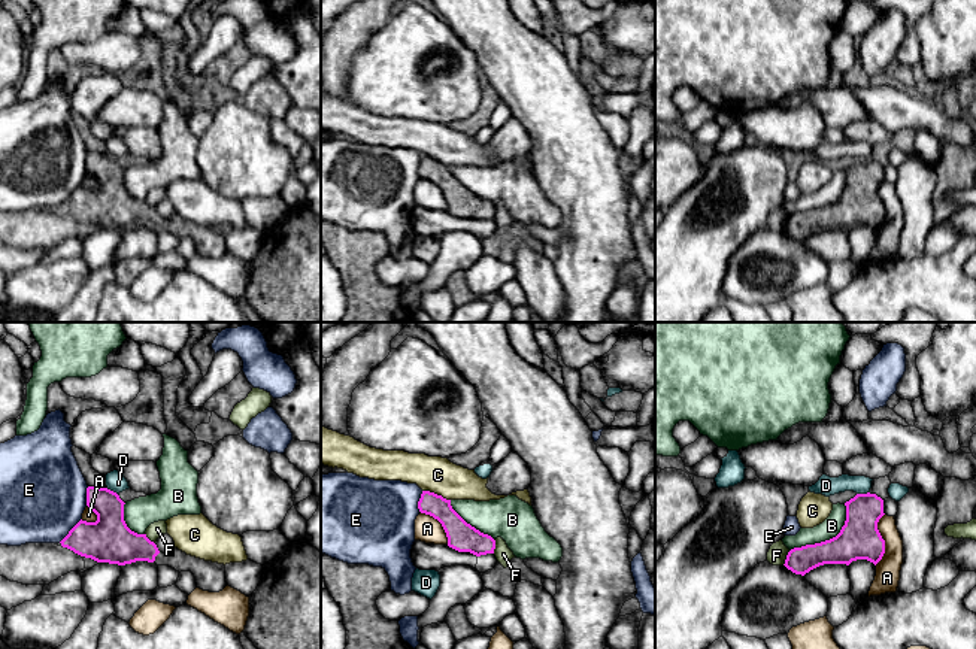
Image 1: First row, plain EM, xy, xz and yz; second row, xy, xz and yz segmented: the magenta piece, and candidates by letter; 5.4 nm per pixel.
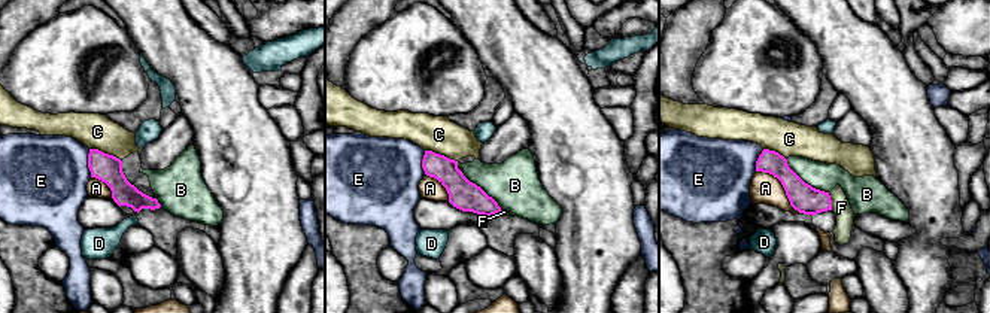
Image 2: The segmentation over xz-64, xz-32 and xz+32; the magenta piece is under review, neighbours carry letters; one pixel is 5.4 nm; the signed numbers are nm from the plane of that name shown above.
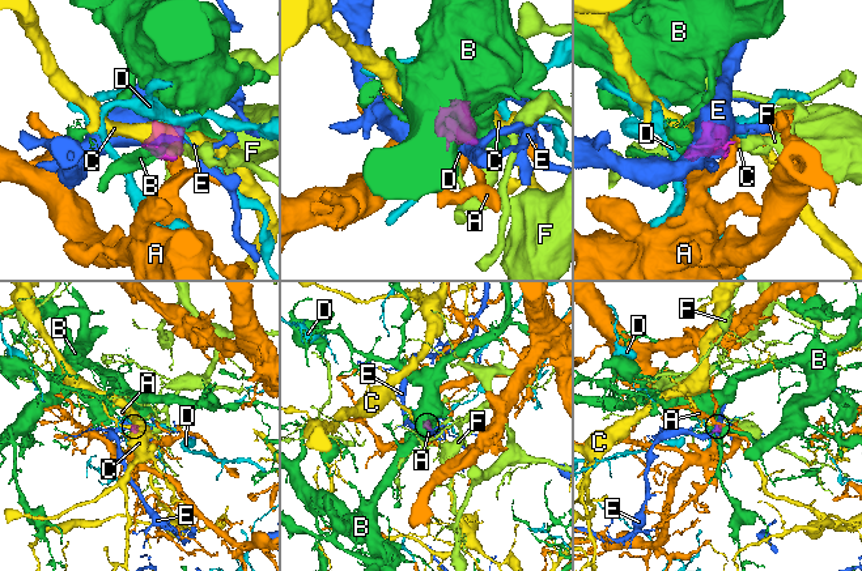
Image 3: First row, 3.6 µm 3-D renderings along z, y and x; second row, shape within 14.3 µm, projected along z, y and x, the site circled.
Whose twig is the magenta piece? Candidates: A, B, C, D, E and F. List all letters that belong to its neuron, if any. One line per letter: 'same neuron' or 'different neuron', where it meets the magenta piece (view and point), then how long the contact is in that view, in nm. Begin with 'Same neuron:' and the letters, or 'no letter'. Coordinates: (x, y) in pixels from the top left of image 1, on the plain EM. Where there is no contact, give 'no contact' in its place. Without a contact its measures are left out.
Same neuron: no letter
A: different neuron | yz (882, 205) | 280 nm
B: different neuron | yz (827, 206) | 400 nm
C: different neuron | xz (436, 160) | 160 nm
D: different neuron | yz (863, 160) | 70 nm
E: different neuron | xy (70, 196) | 180 nm
F: different neuron | xz (494, 212) | 80 nm

